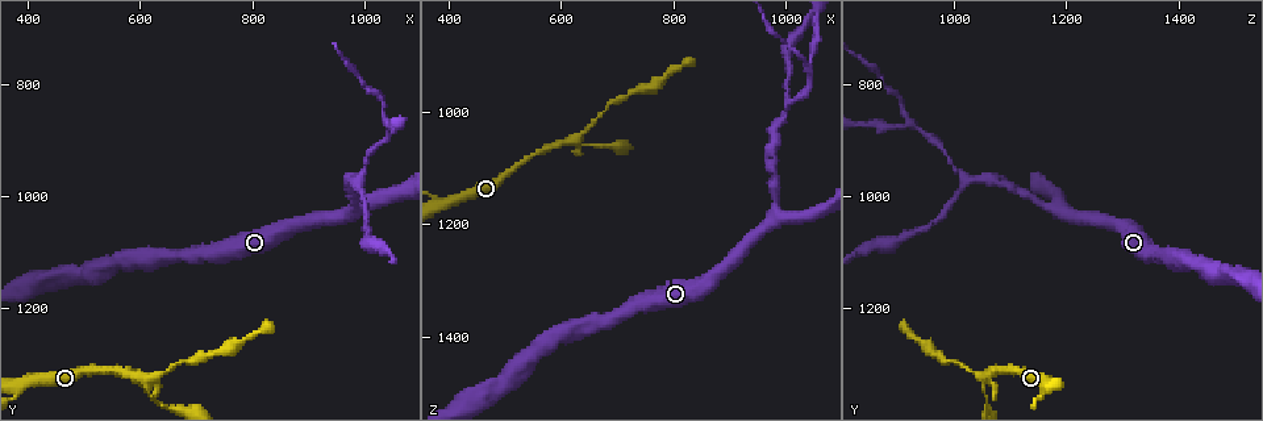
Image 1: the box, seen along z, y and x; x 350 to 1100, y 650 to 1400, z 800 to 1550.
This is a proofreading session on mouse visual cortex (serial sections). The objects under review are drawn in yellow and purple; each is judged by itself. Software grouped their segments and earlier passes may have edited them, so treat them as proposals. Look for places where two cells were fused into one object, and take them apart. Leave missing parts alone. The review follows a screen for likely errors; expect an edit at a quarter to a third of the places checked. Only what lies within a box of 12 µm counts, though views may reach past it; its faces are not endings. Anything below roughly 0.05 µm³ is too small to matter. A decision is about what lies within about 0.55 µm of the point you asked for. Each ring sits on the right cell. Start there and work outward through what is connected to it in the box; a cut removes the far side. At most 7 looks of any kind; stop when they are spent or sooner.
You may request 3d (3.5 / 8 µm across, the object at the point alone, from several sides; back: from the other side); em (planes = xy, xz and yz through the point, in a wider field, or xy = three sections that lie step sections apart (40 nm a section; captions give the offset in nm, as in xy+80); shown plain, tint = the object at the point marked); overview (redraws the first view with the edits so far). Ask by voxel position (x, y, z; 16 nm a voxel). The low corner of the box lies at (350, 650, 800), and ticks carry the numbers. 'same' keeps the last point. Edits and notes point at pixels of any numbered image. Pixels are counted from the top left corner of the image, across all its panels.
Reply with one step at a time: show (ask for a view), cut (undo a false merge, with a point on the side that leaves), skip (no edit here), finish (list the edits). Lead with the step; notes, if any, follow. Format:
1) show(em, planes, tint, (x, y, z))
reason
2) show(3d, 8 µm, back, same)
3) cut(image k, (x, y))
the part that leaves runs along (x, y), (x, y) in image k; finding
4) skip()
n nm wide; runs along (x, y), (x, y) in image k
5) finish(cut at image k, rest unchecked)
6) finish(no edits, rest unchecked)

show(3d, 8 µm, (595, 1320, 1050))
thick turns thin

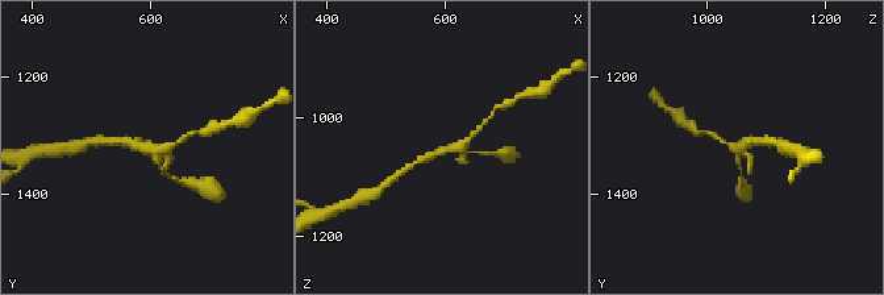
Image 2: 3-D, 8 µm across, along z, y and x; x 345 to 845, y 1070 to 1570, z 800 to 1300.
show(3d, 3.5 µm, (595, 1320, 1055))
zoom in

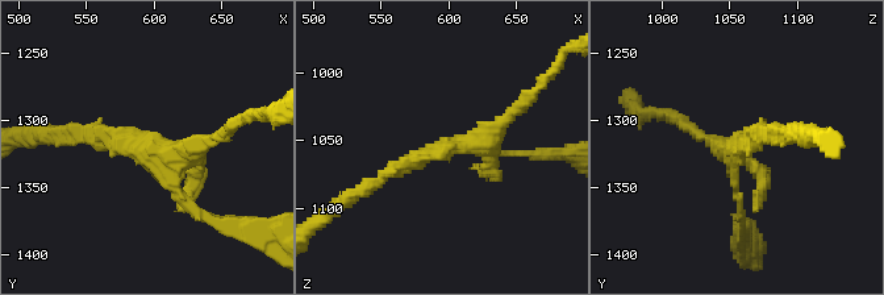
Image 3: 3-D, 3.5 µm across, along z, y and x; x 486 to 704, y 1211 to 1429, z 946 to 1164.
show(em, xy, step 5, tint, (596, 1324, 1052))

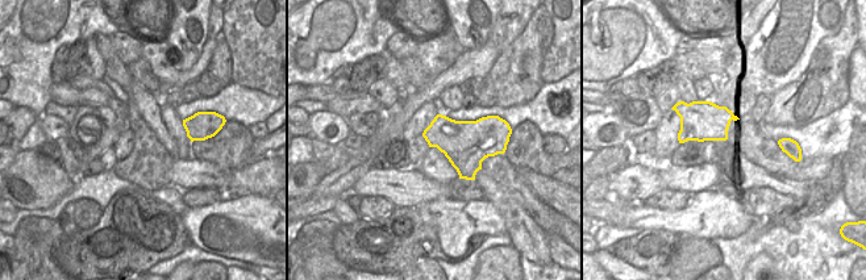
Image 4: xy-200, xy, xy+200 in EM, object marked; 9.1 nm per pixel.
skip()
400 nm wide; runs along (372, 186), (517, 108) in image 3; all the same cell

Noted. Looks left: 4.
show(3d, 3.5 µm, back, (990, 970, 1020))
three arms meet

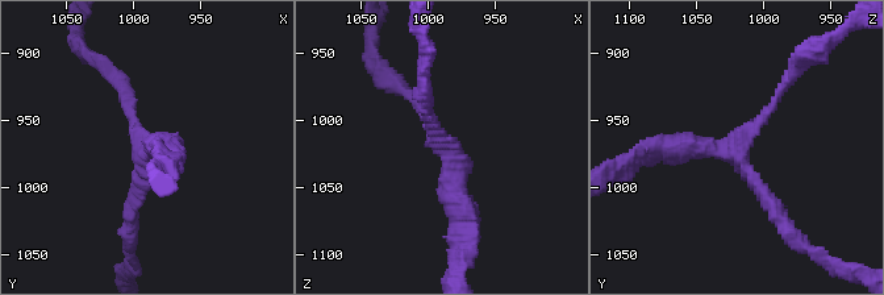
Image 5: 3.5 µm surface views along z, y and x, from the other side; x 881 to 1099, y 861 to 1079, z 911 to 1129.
show(em, xy, step 1, tint, (986, 970, 1020))
3 arms; arms of 150, 200, 350 nm

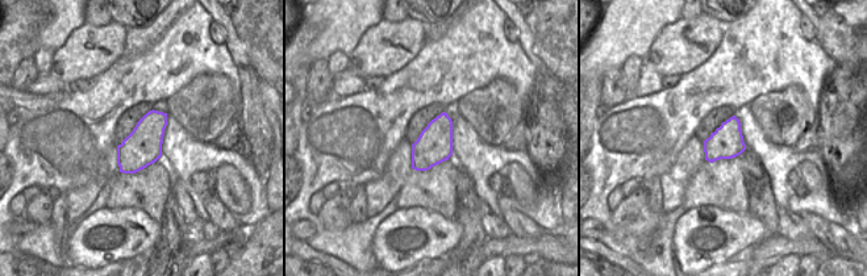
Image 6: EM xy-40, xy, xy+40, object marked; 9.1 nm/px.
show(em, xy, step 3, tint, same)
cut it another way

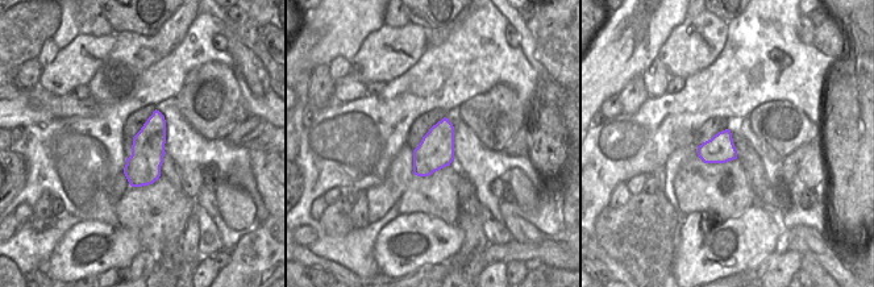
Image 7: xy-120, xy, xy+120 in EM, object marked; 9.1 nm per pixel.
skip()
runs along (657, 154), (734, 150), (782, 86) in image 5; all the same cell

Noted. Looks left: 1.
finish(no edits, rest unchecked)

